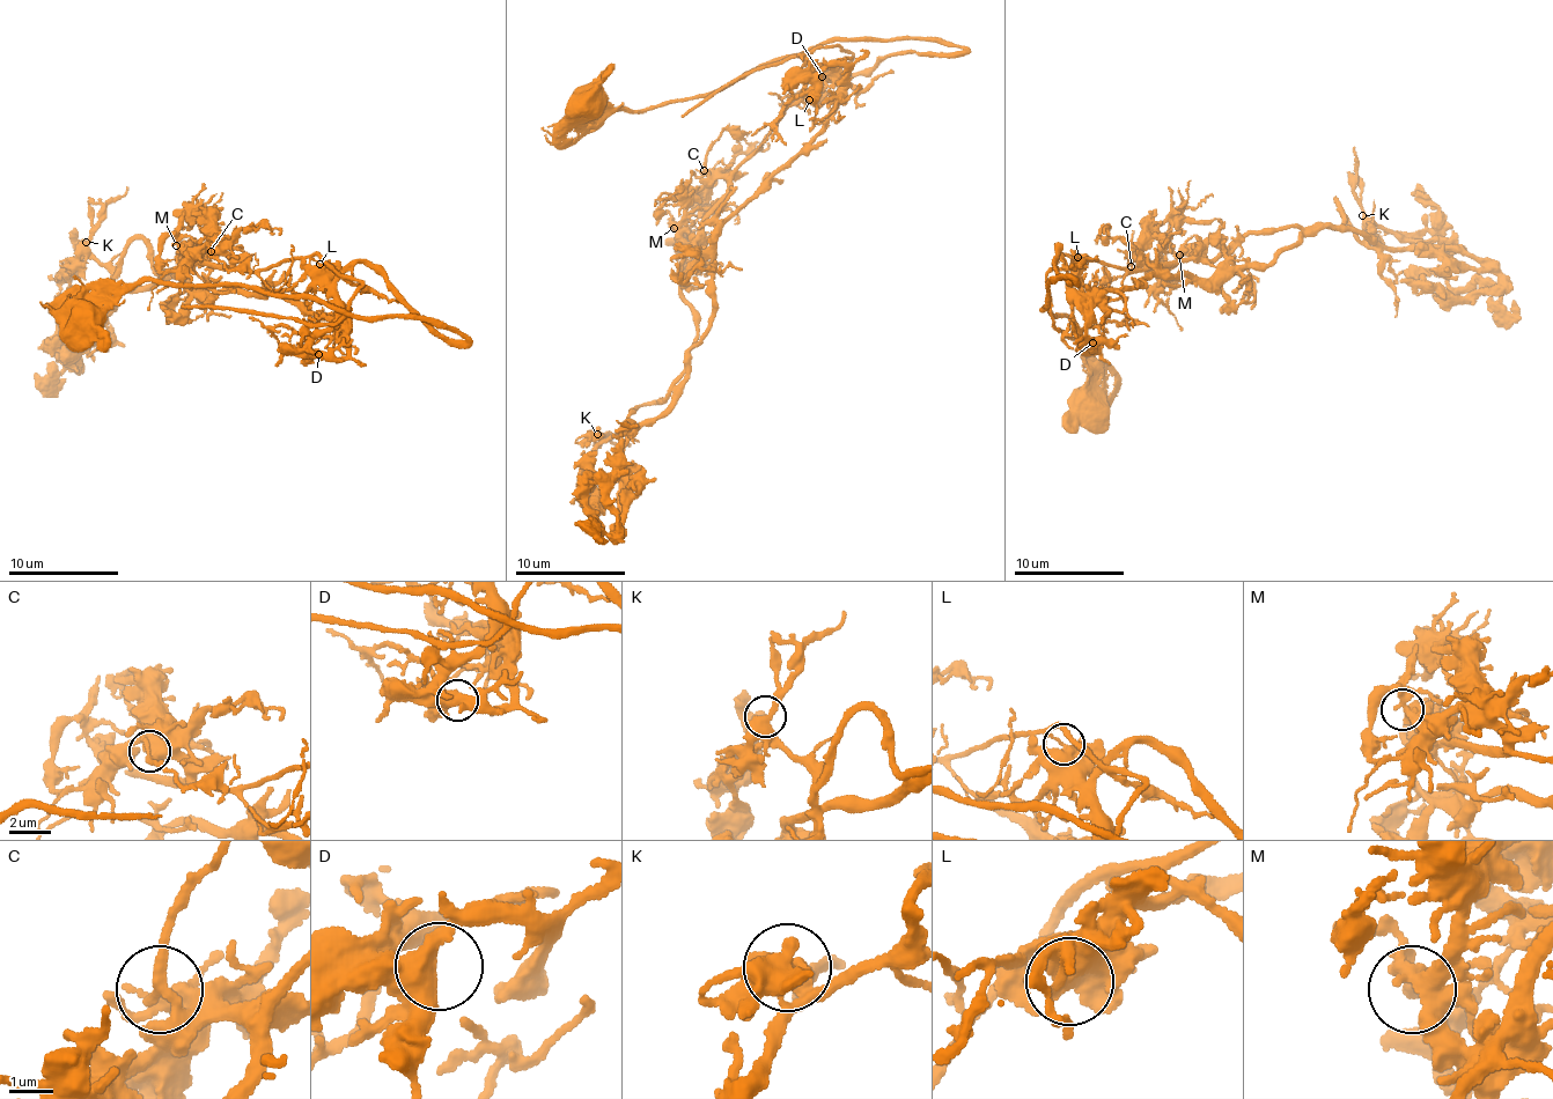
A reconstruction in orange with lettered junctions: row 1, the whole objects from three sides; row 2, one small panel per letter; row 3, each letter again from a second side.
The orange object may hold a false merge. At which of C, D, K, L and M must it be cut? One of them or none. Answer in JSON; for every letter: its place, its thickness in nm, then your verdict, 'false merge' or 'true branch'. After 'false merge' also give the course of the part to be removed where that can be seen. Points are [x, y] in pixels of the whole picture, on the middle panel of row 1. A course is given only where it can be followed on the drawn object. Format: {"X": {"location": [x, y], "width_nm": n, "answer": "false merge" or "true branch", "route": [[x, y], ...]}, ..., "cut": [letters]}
{"C": {"location": [704, 170], "width_nm": 200, "answer": "true branch"}, "D": {"location": [822, 76], "width_nm": 600, "answer": "true branch"}, "K": {"location": [597, 434], "width_nm": 340, "answer": "true branch"}, "L": {"location": [809, 100], "width_nm": 550, "answer": "false merge", "route": [[810, 101], [799, 95], [734, 174], [685, 257], [698, 332], [683, 376], [601, 442], [587, 500]]}, "M": {"location": [674, 228], "width_nm": 400, "answer": "true branch"}, "cut": ["L"]}

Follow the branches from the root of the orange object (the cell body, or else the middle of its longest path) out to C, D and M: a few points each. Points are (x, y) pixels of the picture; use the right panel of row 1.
C: (1087, 406), (1082, 336), (1069, 314), (1042, 309), (1045, 277), (1064, 256), (1131, 266)
D: (1087, 406), (1079, 406), (1088, 369), (1077, 323), (1043, 308), (1053, 327), (1093, 343)
M: (1087, 406), (1082, 336), (1069, 314), (1042, 309), (1045, 277), (1064, 256), (1131, 274), (1179, 255)

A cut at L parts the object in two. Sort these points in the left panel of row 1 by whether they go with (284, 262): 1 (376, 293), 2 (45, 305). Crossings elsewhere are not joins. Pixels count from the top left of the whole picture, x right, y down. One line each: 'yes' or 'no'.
1: yes
2: no

